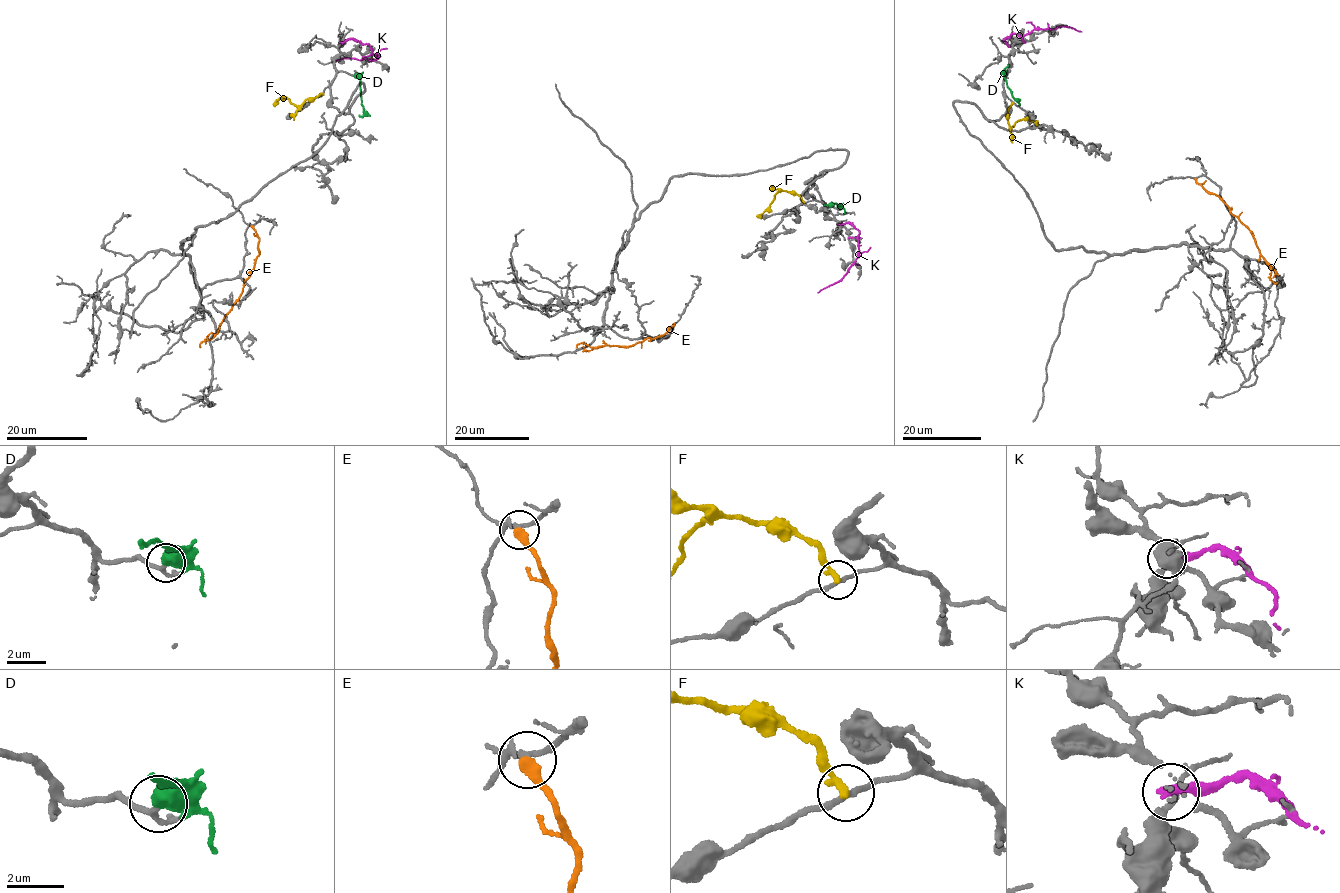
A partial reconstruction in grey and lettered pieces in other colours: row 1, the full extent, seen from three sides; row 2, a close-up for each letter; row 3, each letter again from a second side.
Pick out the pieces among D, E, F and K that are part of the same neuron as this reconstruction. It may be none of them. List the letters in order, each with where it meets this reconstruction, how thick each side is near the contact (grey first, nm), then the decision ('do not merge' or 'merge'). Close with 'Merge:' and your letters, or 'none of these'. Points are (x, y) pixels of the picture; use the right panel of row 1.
D: meets grey at (1005, 74); 170 nm thick on the grey side, 700 nm on the other; merge
E: meets grey at (1195, 178); 160 nm thick on the grey side, 400 nm on the other; do not merge
F: meets grey at (1012, 102); 200 nm thick on the grey side, 280 nm on the other; do not merge
K: meets grey at (1008, 45); 220 nm thick on the grey side, 400 nm on the other; do not merge
Merge: D

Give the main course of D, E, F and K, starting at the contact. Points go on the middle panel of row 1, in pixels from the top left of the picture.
D: (838, 208), (840, 205), (831, 202), (824, 205)
E: (673, 324), (669, 331), (627, 347), (607, 344), (595, 348), (581, 342), (575, 348)
F: (804, 203), (796, 194), (778, 191), (757, 217)
K: (838, 224), (848, 222), (859, 231), (858, 256), (840, 280), (818, 292)

